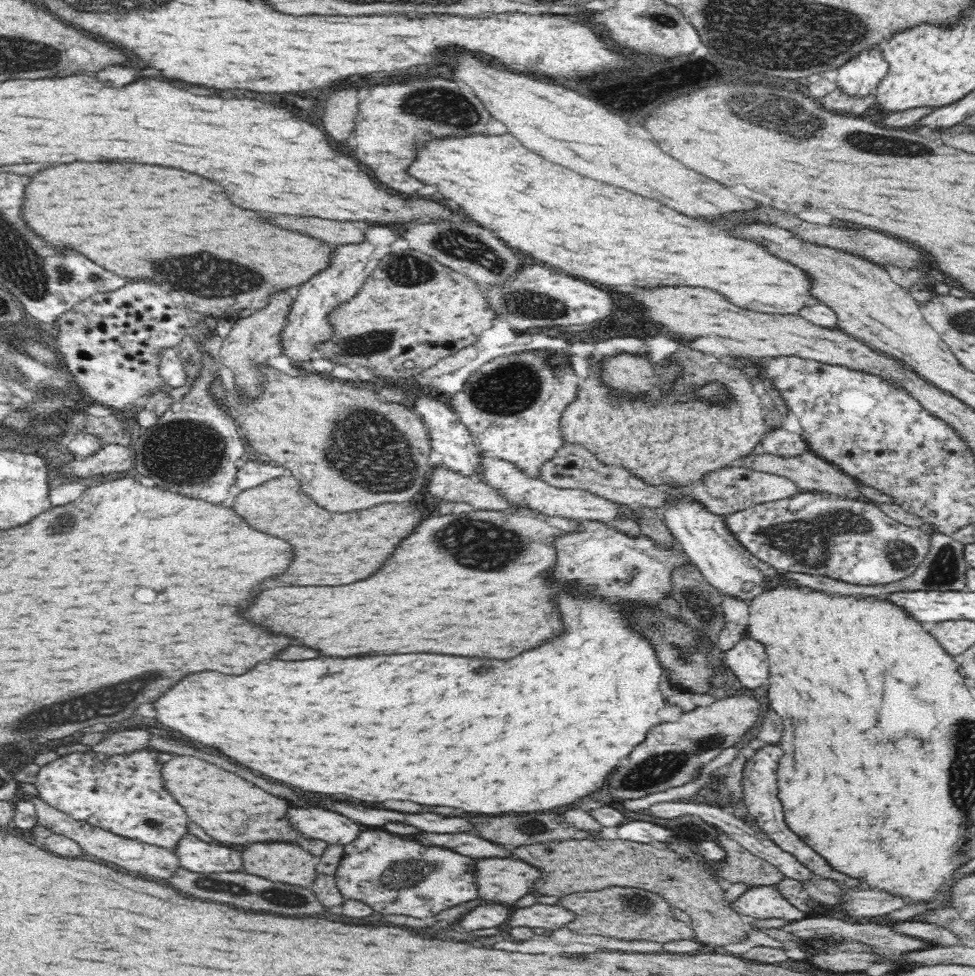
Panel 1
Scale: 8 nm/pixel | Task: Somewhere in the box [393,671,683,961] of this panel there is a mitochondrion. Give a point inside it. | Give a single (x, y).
(526, 827)

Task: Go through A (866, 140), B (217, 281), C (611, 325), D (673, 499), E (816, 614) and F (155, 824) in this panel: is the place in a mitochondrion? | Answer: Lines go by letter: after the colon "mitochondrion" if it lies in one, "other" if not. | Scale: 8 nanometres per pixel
A: mitochondrion
B: mitochondrion
C: other
D: other
E: other
F: mitochondrion

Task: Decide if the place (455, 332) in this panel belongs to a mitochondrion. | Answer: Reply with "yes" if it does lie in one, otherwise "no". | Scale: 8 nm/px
no

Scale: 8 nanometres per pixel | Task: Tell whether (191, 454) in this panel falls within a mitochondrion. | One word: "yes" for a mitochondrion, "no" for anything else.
yes

